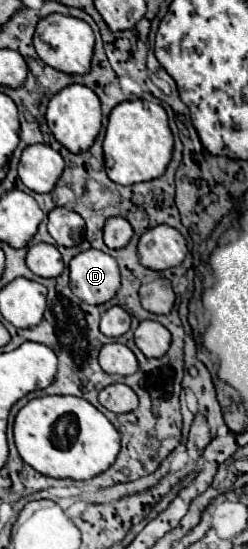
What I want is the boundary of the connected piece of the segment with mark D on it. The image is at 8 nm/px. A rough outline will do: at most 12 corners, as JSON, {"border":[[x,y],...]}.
{"border":[[102,250],[70,262],[70,288],[86,304],[120,290],[118,262]]}

